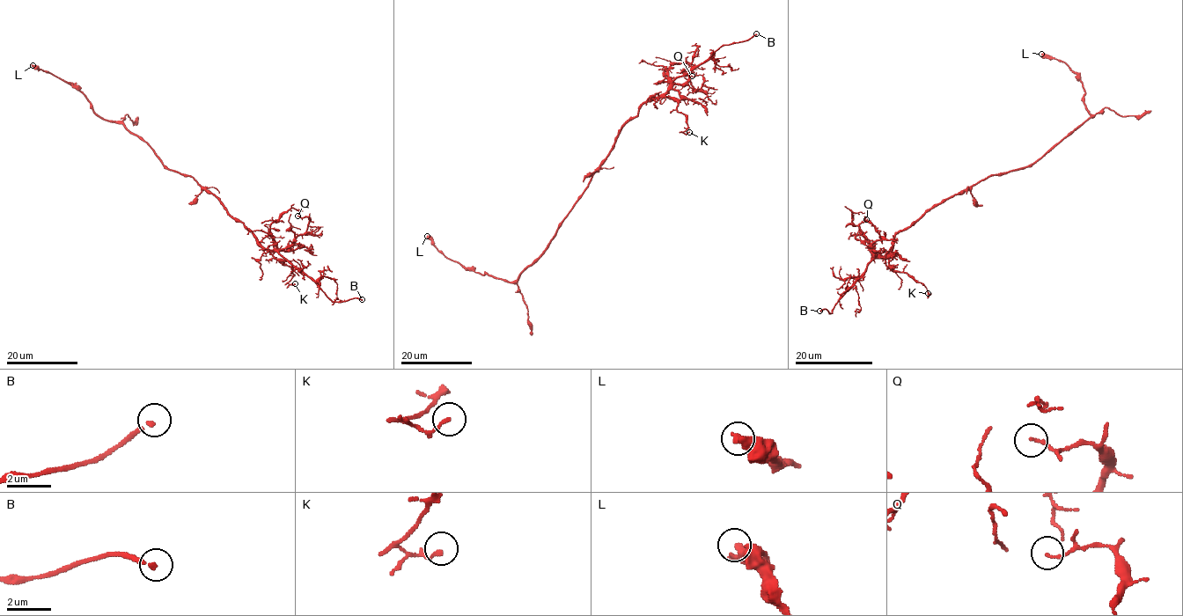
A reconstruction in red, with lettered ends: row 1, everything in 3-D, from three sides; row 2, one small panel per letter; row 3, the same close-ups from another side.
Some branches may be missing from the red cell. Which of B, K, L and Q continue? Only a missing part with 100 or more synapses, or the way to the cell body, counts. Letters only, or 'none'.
B

